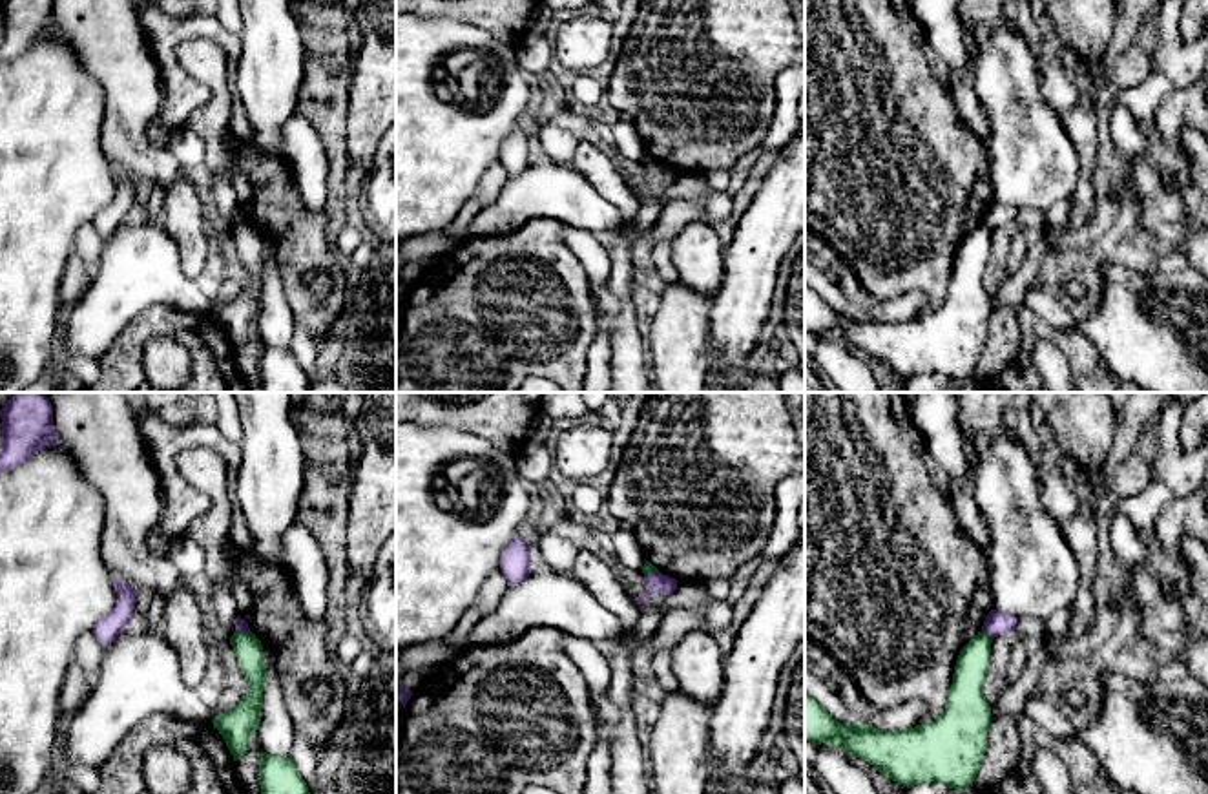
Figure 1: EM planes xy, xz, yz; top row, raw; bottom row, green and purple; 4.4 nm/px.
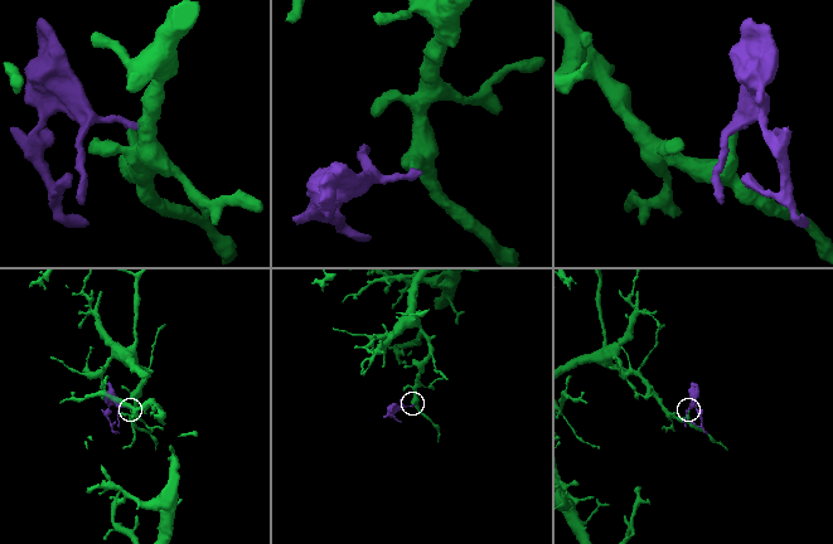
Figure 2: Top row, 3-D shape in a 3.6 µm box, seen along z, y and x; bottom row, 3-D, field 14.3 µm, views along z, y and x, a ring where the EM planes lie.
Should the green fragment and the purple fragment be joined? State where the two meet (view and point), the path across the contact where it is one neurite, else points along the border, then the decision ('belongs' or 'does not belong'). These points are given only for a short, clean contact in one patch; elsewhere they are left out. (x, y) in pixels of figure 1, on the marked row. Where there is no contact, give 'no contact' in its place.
contact yz (988, 636); border yz (982, 630), (991, 639); does not belong

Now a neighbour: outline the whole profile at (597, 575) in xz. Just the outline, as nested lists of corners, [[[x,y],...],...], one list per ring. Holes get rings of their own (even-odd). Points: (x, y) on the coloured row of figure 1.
[[[580,549],[573,575],[608,608],[622,624],[622,643],[633,641],[640,608],[613,568],[589,549]]]

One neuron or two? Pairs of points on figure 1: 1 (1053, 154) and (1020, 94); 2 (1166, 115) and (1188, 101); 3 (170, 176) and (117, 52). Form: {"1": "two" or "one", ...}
{"1": "one", "2": "one", "3": "one"}

